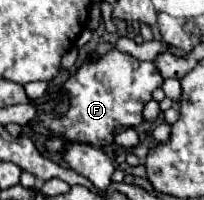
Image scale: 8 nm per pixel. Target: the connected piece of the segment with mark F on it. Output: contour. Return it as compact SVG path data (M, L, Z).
M109 50L101 60L79 66L79 70L63 84L63 88L69 92L71 106L61 118L53 116L53 102L45 102L37 106L39 120L31 126L39 134L59 134L69 142L85 142L103 148L113 144L113 134L117 130L133 128L143 122L143 106L161 84L163 76L153 62L141 62L119 50Z

